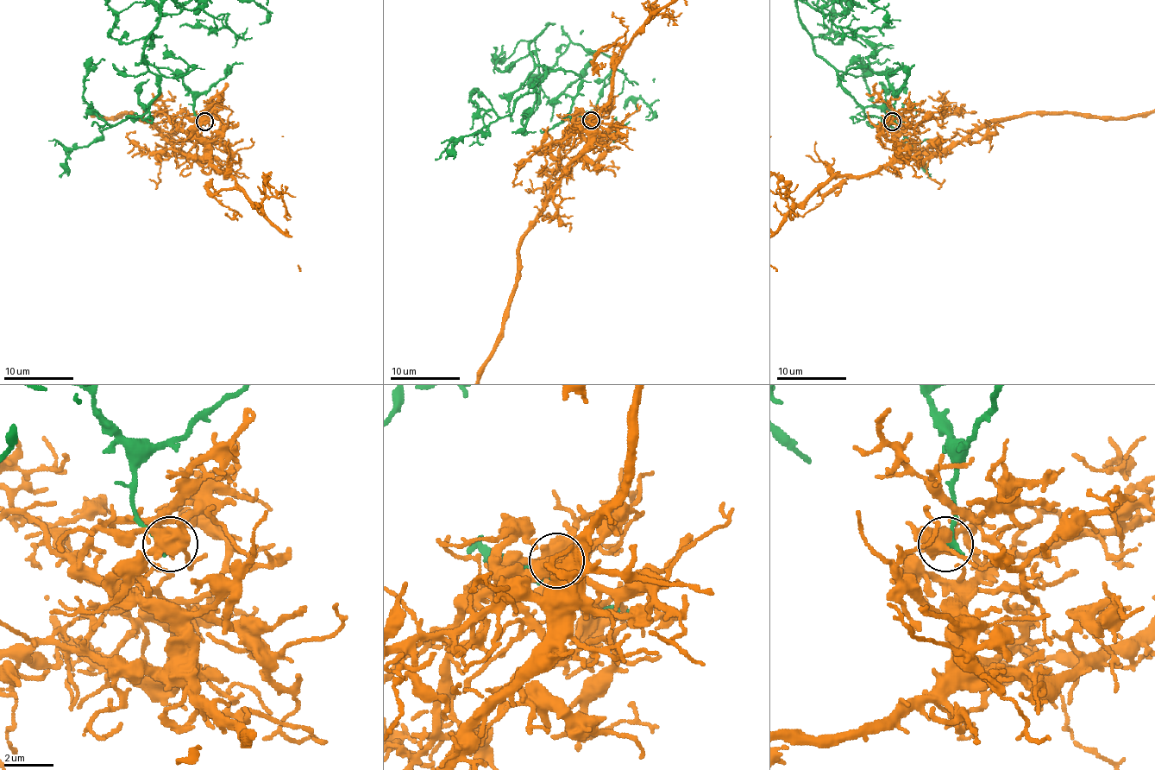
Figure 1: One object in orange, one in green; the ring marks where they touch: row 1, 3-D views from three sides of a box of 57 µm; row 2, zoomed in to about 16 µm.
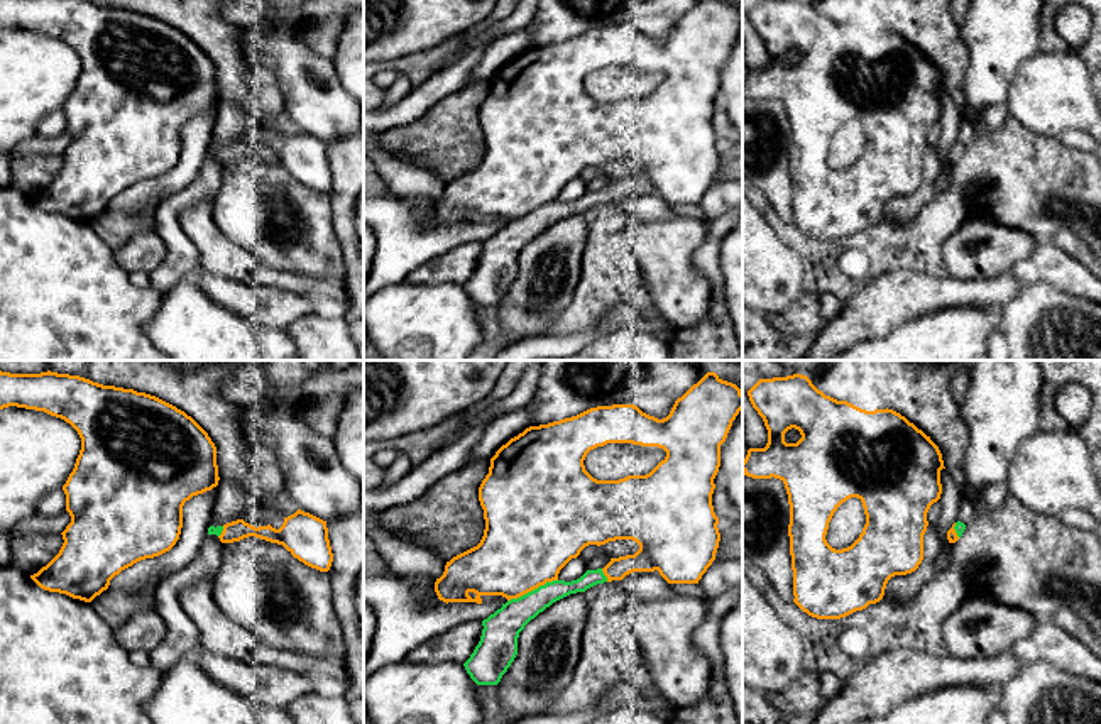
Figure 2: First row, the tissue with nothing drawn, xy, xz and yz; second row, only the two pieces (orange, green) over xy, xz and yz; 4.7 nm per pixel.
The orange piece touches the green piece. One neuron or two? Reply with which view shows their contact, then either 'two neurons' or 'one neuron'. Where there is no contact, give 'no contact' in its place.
xz | two neurons

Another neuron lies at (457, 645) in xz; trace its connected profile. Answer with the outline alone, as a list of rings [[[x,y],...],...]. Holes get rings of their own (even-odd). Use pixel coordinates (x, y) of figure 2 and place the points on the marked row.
[[[470,621],[435,636],[404,658],[408,663],[465,663],[482,636],[482,621]]]

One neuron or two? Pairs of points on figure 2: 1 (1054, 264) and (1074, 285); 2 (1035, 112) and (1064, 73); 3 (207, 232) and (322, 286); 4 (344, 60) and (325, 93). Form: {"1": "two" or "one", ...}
{"1": "one", "2": "one", "3": "one", "4": "two"}

